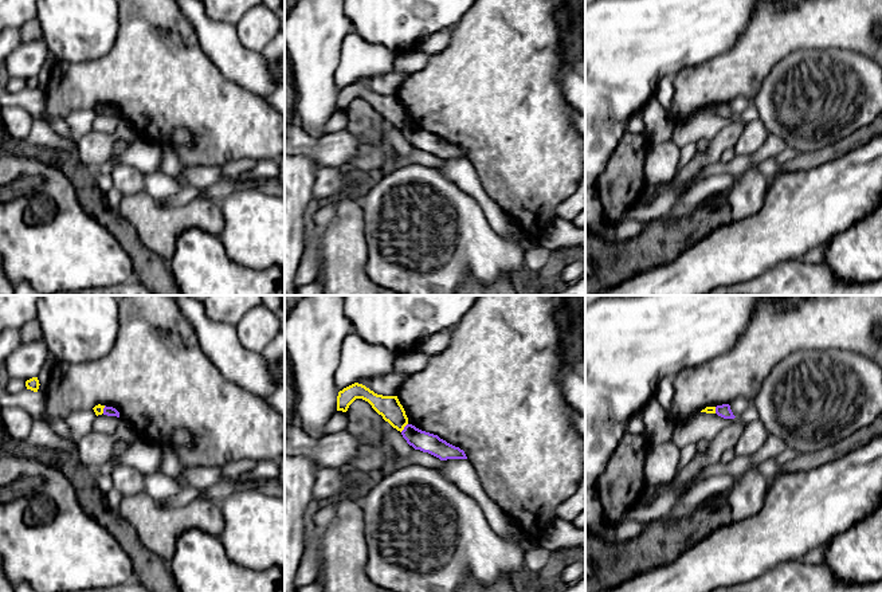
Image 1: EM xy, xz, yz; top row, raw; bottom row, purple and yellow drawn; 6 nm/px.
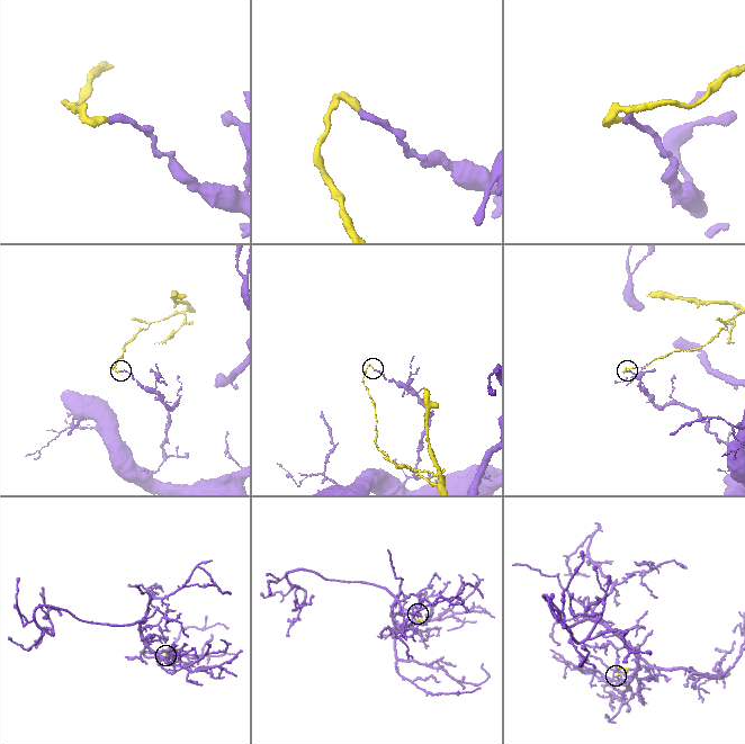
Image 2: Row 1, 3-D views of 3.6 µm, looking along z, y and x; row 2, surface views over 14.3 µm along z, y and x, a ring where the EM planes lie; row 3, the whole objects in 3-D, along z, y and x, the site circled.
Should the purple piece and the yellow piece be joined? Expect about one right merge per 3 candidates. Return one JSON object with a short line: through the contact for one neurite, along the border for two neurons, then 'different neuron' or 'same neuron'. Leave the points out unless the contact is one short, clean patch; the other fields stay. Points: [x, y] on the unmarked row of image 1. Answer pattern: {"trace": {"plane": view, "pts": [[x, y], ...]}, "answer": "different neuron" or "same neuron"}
{"trace": {"plane": "xz", "pts": [[407, 122], [400, 130]]}, "answer": "different neuron"}

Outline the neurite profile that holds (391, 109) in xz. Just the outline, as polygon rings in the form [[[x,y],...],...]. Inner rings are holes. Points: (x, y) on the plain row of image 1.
[[[354,82],[342,90],[337,95],[337,110],[346,111],[349,105],[356,99],[362,98],[368,101],[372,107],[383,115],[397,130],[403,130],[408,124],[408,117],[397,95],[377,94],[362,83]]]

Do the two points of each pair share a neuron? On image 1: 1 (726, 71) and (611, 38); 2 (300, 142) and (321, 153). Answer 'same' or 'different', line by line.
1: different
2: same

